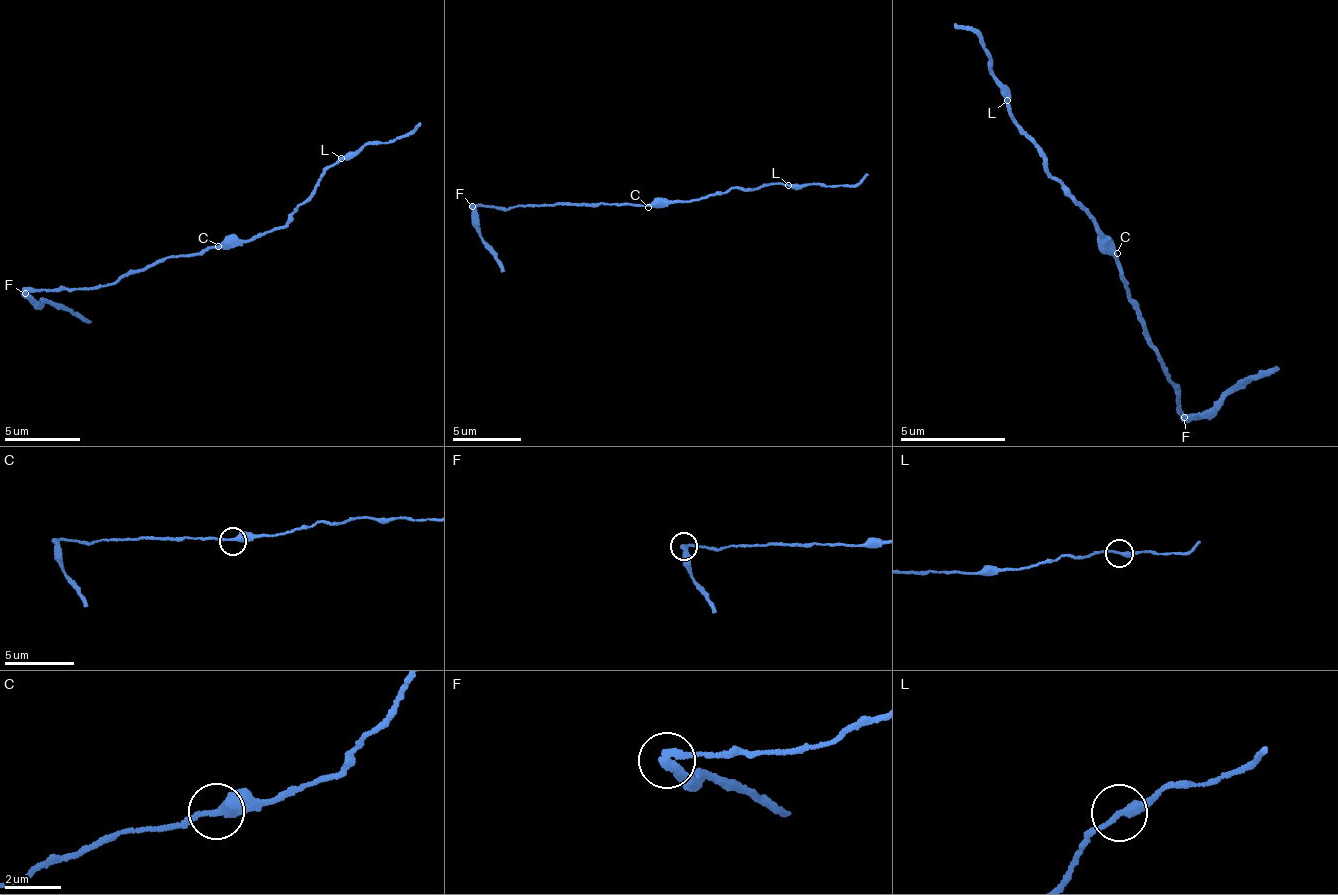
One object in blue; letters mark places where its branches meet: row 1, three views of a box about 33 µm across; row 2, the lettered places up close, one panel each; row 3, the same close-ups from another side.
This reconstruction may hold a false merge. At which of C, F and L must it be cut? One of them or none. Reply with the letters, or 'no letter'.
F

